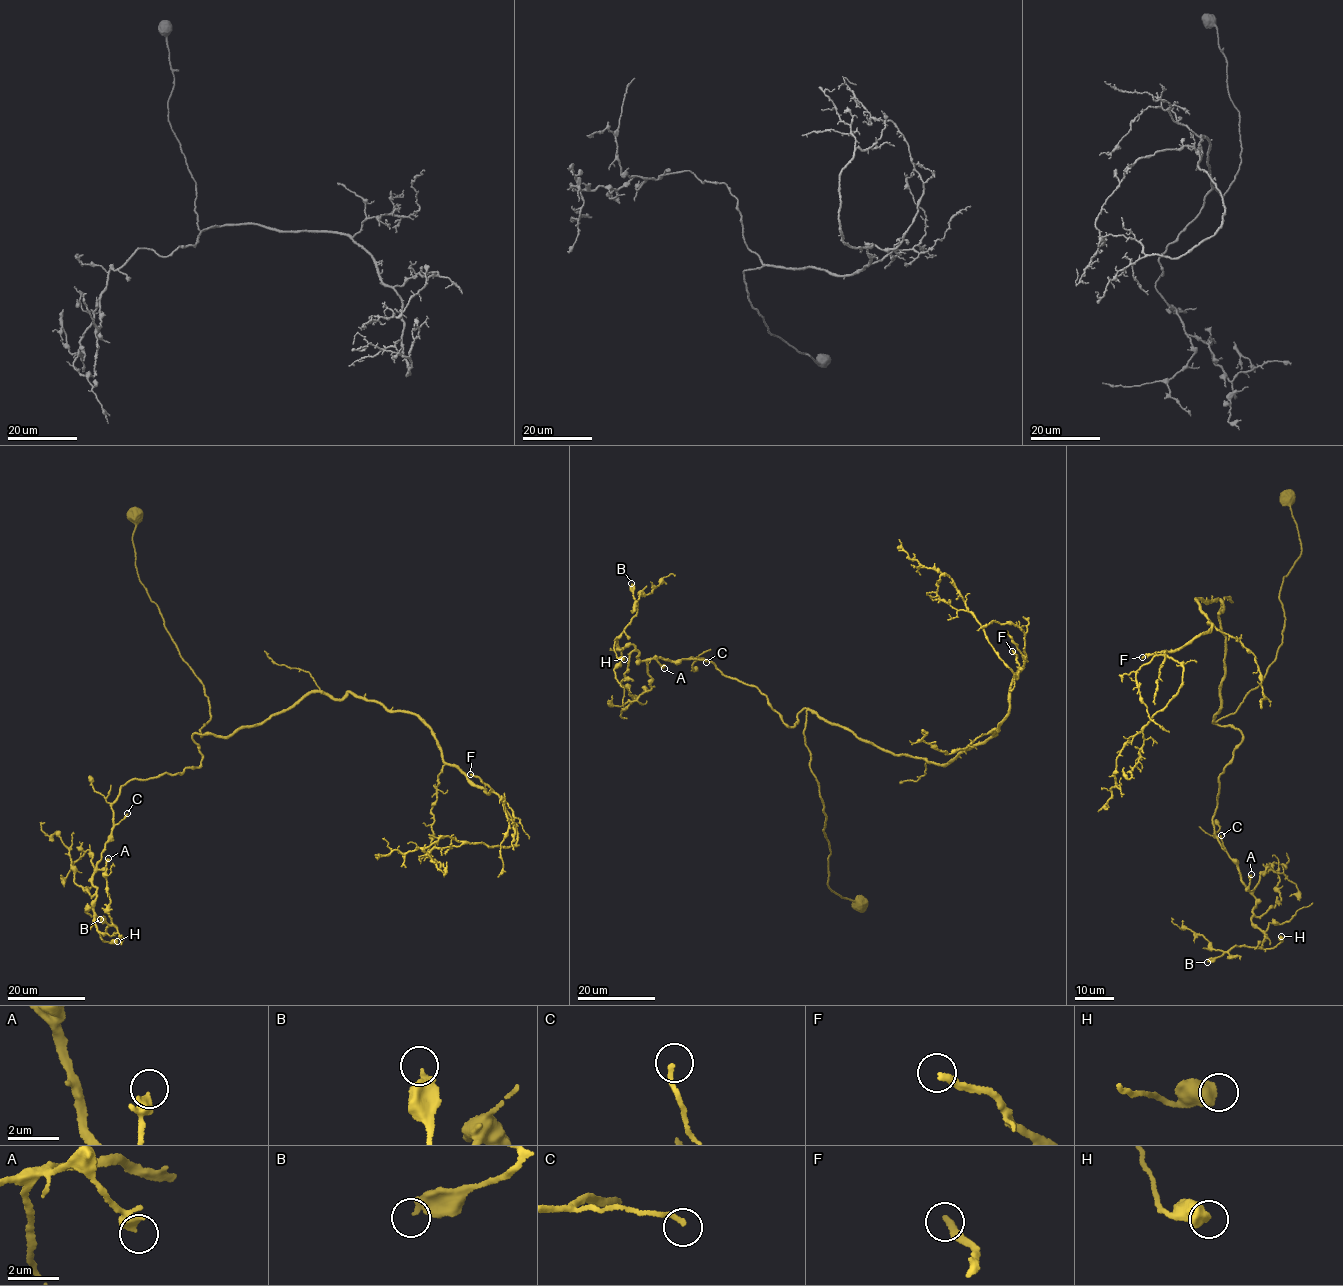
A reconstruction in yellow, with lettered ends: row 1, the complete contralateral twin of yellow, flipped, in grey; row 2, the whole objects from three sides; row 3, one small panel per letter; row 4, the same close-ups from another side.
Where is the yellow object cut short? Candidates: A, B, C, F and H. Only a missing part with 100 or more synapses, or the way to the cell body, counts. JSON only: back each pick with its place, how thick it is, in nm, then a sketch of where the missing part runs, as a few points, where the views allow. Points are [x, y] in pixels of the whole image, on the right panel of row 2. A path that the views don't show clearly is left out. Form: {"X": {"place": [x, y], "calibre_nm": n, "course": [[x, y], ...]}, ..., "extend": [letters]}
{"F": {"place": [1142, 657], "calibre_nm": 240, "course": [[1142, 657], [1139, 659], [1125, 722], [1131, 750], [1130, 756], [1121, 760], [1109, 776]]}, "extend": ["F"]}

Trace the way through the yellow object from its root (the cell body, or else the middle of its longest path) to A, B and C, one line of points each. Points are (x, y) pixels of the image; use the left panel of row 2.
A: (137, 514), (138, 579), (203, 686), (211, 717), (192, 737), (200, 766), (121, 786), (97, 868), (108, 858)
B: (137, 514), (138, 579), (211, 717), (200, 766), (121, 786), (92, 881), (95, 927), (116, 926), (100, 919)
C: (137, 514), (138, 579), (203, 686), (211, 717), (192, 737), (200, 766), (121, 786), (114, 823), (127, 813)

